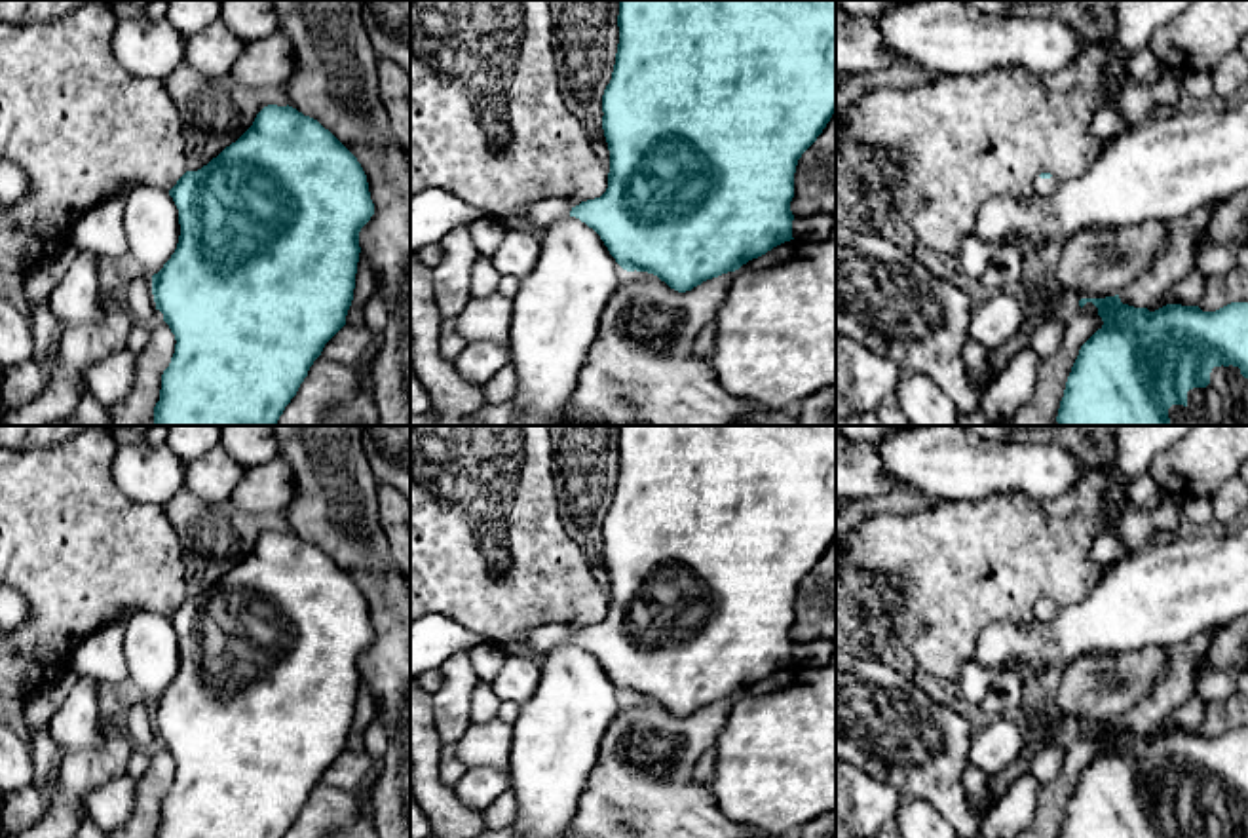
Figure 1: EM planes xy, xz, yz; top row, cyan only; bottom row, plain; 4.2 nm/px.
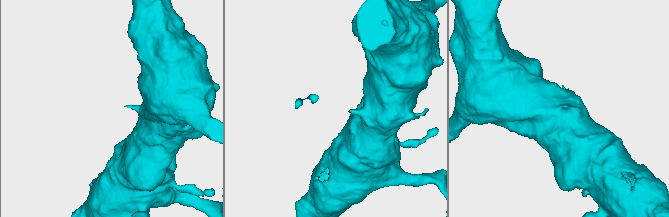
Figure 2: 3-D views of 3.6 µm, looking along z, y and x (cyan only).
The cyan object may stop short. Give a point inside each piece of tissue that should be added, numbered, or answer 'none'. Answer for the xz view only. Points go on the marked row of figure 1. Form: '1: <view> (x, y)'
1: xz (542, 213)

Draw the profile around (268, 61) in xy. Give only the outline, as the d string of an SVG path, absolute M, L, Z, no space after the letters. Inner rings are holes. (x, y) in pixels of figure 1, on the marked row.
M279 30L245 44L230 76L247 87L281 87L294 70L294 49Z

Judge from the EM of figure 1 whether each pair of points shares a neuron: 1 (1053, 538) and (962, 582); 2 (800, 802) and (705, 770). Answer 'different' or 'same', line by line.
1: same
2: different

